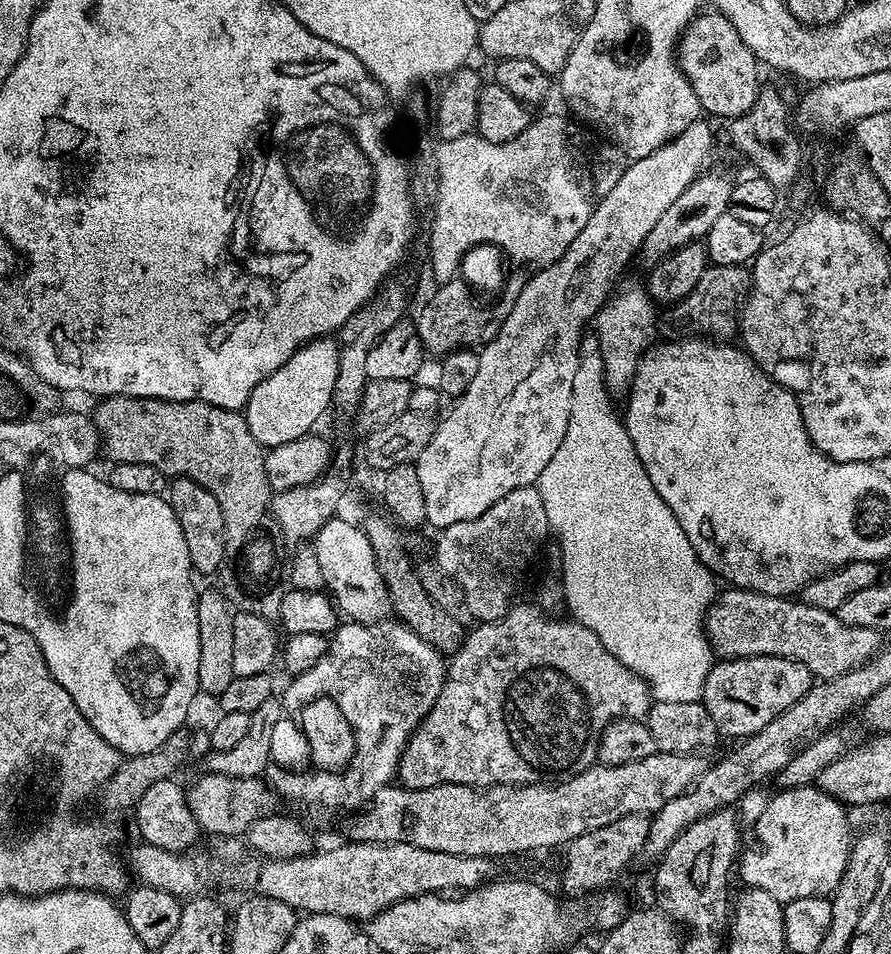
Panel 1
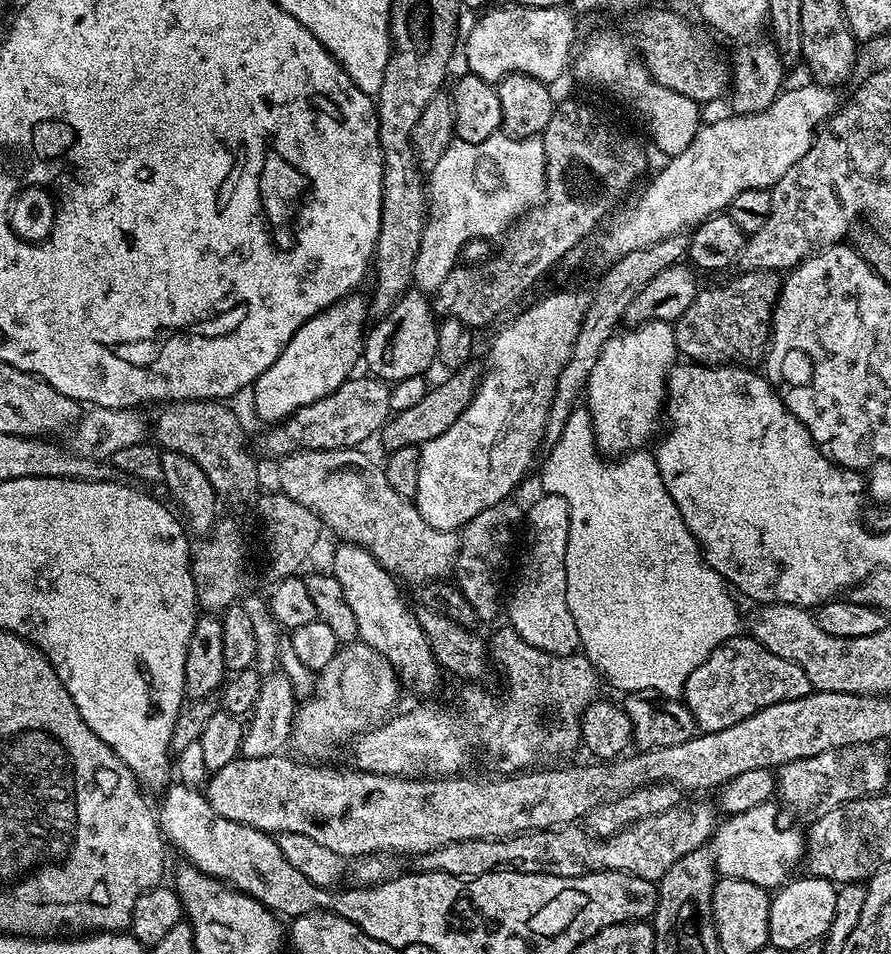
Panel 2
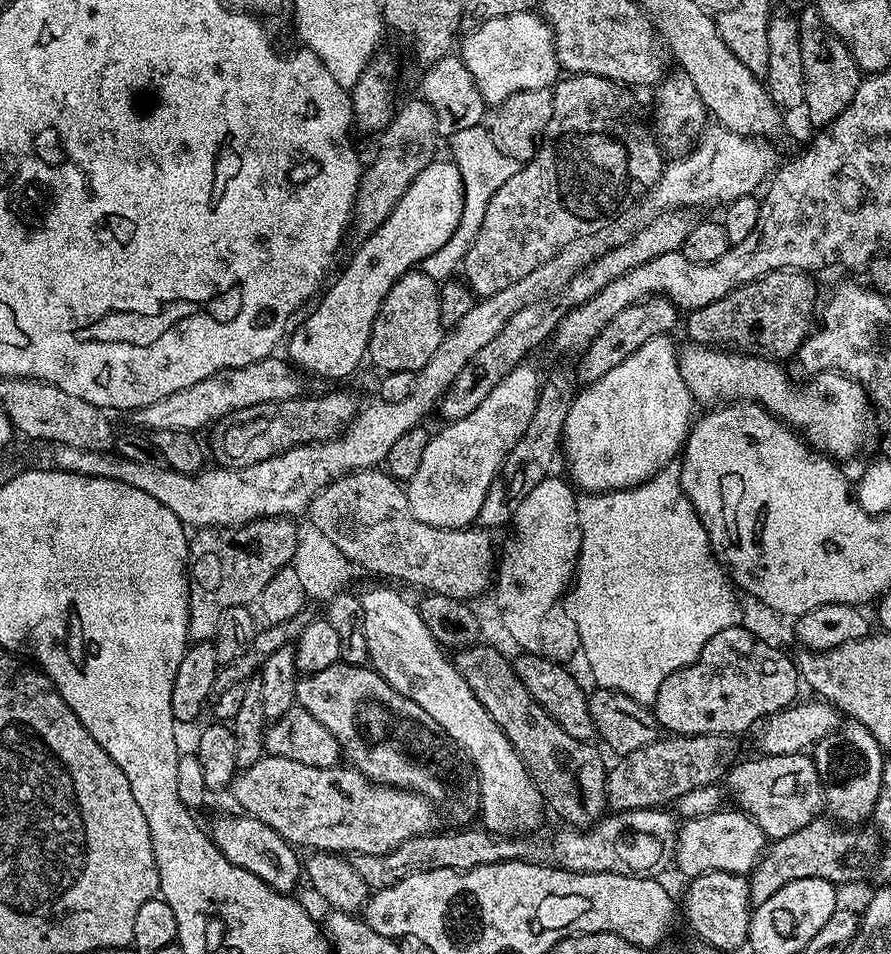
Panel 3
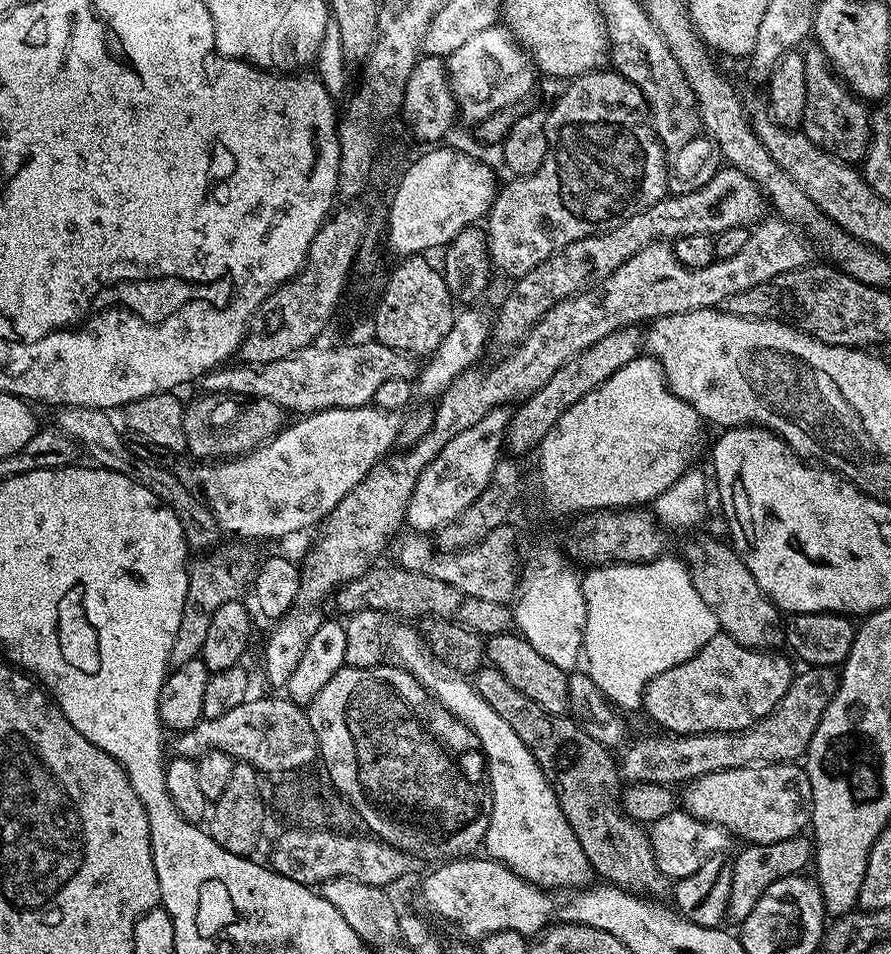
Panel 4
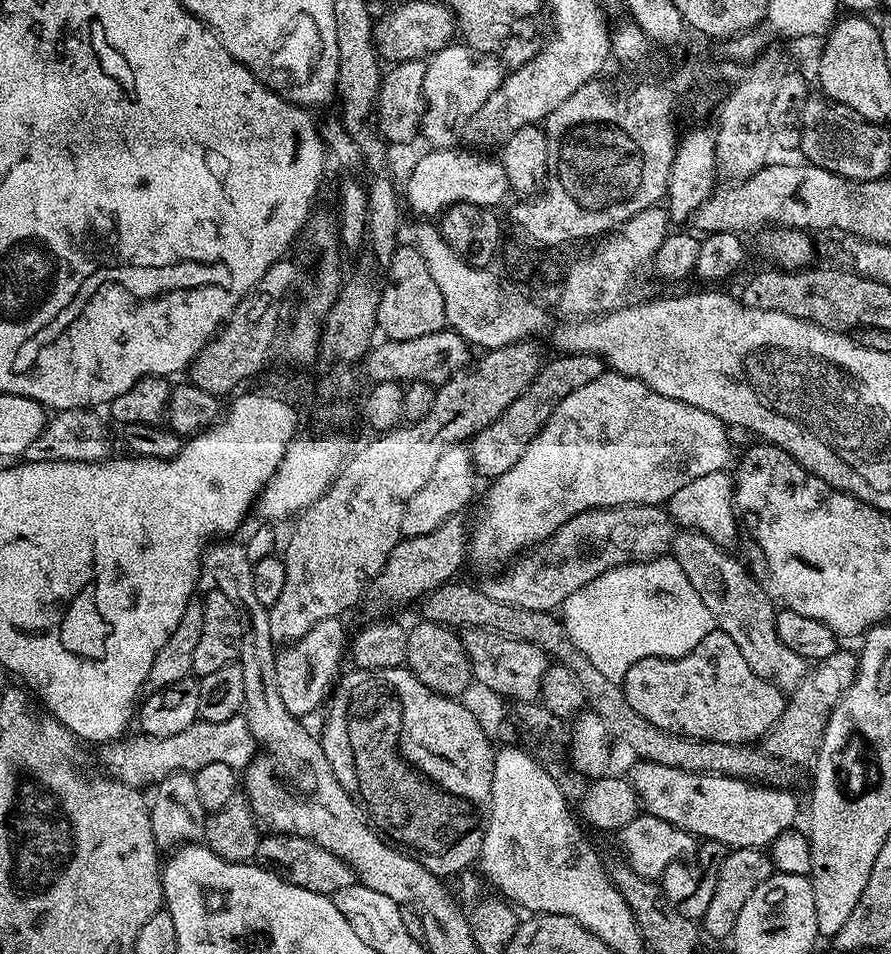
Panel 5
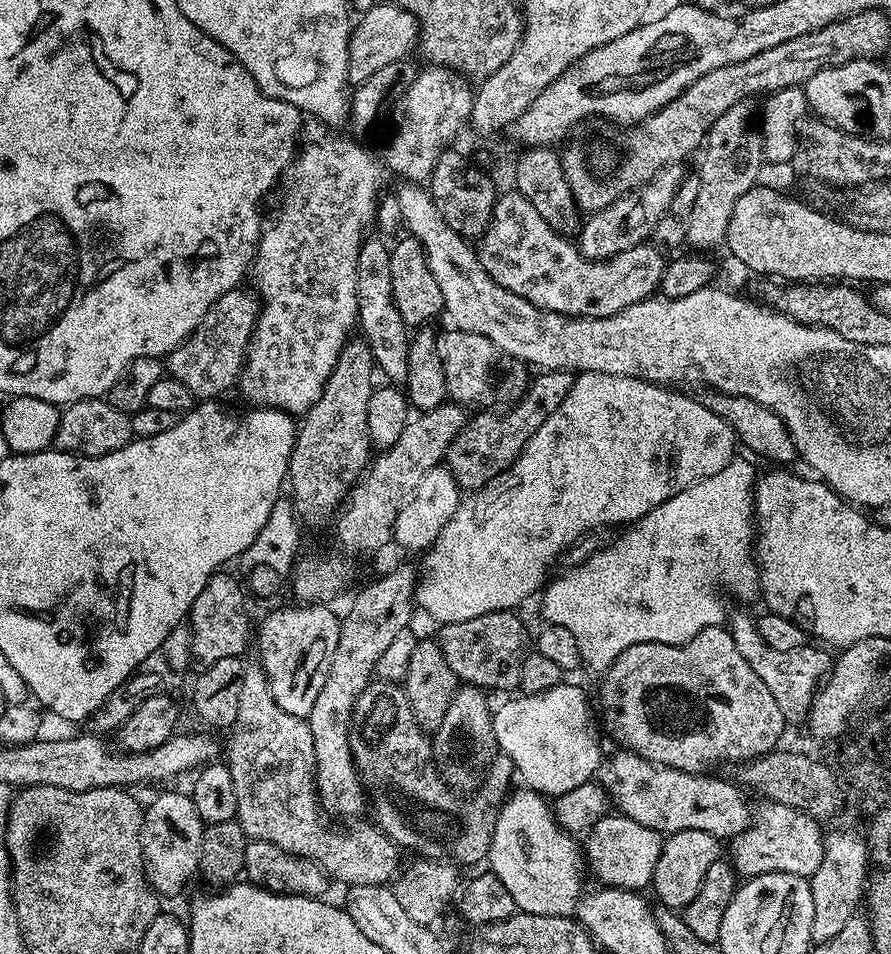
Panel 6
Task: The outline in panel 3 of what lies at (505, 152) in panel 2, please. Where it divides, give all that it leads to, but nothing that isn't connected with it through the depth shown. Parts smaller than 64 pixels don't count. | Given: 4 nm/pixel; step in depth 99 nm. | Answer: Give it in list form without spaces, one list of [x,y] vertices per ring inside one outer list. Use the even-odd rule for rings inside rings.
[[[487,127],[458,130],[458,134],[450,137],[450,144],[452,144],[450,160],[461,172],[461,180],[464,183],[464,205],[461,221],[458,222],[458,228],[454,230],[453,237],[440,250],[423,260],[422,271],[438,282],[449,279],[455,273],[452,271],[455,268],[457,271],[463,265],[468,247],[475,242],[478,230],[482,226],[482,218],[486,218],[486,208],[490,206],[490,200],[518,171],[517,161],[506,158],[506,154],[502,154],[498,146],[494,146],[492,133]]]

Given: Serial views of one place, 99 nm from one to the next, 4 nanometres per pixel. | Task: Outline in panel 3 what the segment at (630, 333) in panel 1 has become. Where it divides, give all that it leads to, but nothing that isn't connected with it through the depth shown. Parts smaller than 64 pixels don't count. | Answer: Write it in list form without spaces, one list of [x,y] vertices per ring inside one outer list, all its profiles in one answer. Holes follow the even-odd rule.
[[[671,335],[650,338],[650,342],[634,350],[622,366],[614,366],[614,370],[602,374],[598,382],[577,391],[570,414],[566,414],[562,441],[562,456],[568,459],[567,475],[577,489],[591,494],[637,488],[681,455],[684,441],[694,423],[694,401],[682,378],[678,348],[672,345],[672,339]]]

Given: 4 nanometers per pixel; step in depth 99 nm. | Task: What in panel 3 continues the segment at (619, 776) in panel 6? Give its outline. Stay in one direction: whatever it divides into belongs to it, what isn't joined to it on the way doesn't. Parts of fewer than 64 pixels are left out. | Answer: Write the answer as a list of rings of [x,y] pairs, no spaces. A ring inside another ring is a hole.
[[[803,751],[777,756],[756,754],[753,760],[733,763],[726,773],[727,780],[726,788],[731,799],[732,796],[736,799],[735,807],[758,822],[769,841],[781,840],[786,834],[794,834],[794,830],[802,830],[802,826],[817,819],[825,807],[824,783],[820,781],[815,759]]]

